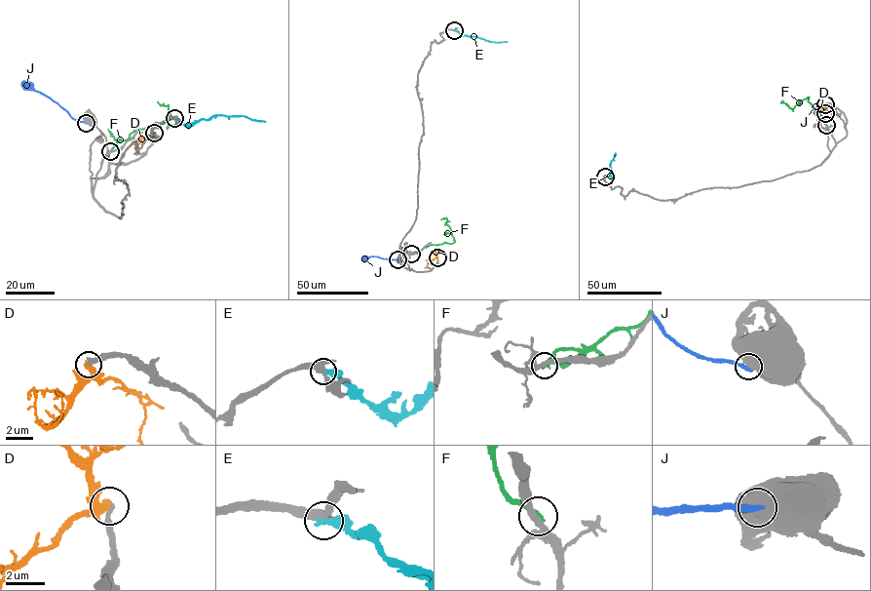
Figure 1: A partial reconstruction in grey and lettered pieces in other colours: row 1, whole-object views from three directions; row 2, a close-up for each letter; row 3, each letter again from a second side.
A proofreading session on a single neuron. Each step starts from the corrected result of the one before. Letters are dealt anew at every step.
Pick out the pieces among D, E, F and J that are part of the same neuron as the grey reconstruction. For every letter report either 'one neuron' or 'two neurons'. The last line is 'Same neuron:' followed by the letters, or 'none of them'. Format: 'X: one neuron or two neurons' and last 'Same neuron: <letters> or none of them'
D: two neurons
E: two neurons
F: two neurons
J: two neurons
Same neuron: none of them

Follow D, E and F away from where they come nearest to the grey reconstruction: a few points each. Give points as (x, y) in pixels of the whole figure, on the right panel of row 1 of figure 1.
D: (825, 104), (831, 108), (832, 116)
E: (605, 177), (611, 176), (610, 164), (615, 153)
F: (826, 125), (813, 109), (809, 97), (792, 109), (781, 101)

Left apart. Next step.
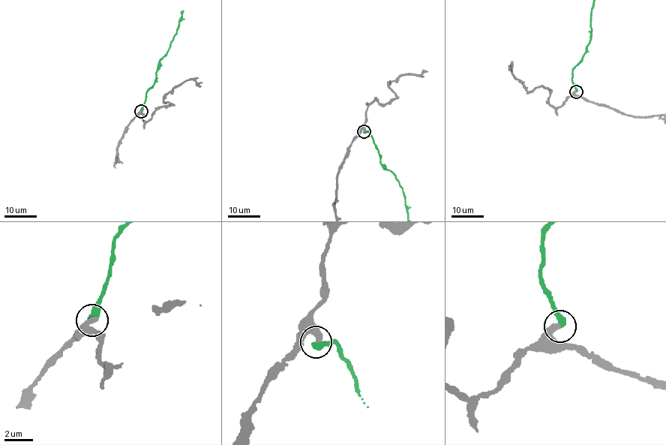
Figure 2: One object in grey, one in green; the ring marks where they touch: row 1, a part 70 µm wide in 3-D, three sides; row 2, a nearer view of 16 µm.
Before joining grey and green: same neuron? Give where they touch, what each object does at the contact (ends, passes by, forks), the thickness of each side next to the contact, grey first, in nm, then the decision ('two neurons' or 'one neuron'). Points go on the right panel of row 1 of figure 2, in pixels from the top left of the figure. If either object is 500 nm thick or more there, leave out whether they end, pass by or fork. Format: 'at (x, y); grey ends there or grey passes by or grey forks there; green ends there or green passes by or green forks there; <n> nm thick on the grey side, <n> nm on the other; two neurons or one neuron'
at (576, 91); grey ends there; green ends there; 400 nm thick on the grey side, 480 nm on the other; one neuron

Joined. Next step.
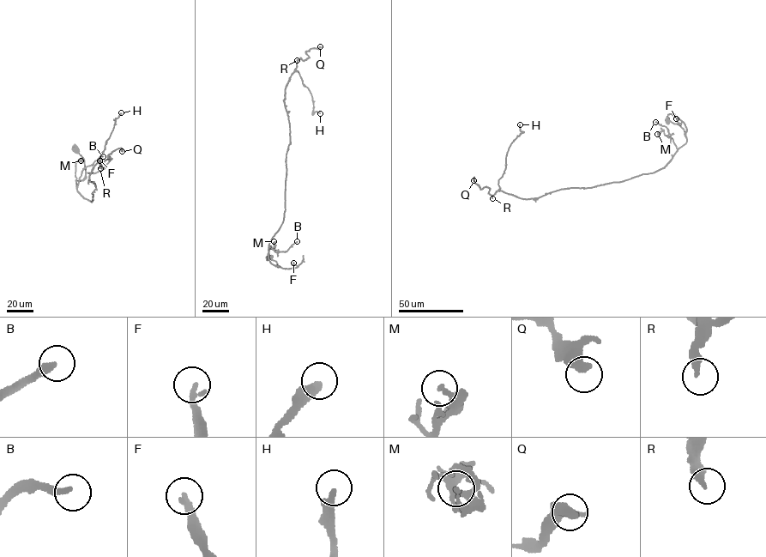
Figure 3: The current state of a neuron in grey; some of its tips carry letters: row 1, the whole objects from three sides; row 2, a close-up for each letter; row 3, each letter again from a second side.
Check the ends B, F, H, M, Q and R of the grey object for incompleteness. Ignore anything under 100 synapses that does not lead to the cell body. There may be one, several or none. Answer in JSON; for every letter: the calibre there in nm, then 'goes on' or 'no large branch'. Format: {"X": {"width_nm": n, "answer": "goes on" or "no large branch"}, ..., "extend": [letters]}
{"B": {"width_nm": 280, "answer": "no large branch"}, "F": {"width_nm": 240, "answer": "no large branch"}, "H": {"width_nm": 360, "answer": "goes on"}, "M": {"width_nm": 150, "answer": "no large branch"}, "Q": {"width_nm": 480, "answer": "no large branch"}, "R": {"width_nm": 320, "answer": "no large branch"}, "extend": ["H"]}

